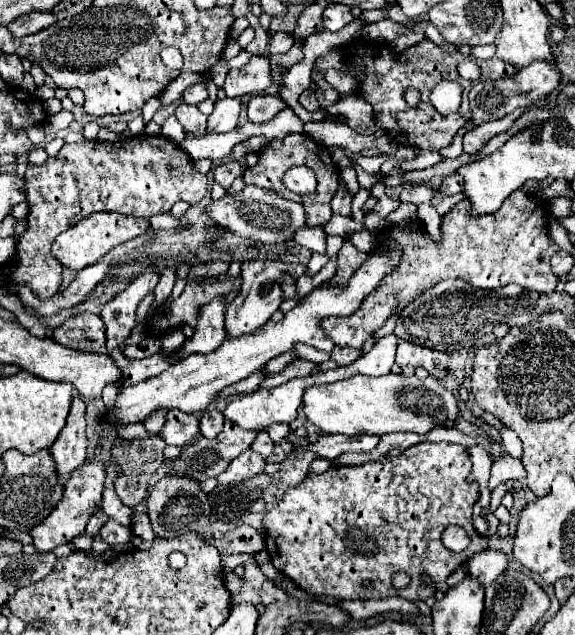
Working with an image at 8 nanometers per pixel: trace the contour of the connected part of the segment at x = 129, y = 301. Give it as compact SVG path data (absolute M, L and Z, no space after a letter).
M147 268L141 276L133 280L133 284L127 290L123 290L115 300L103 306L101 320L105 322L105 330L107 330L107 346L117 348L129 338L135 326L137 304L147 296L149 290L157 286L157 282L159 282L159 272Z

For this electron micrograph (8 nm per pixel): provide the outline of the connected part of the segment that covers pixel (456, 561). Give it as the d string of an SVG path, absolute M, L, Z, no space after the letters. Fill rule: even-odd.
M421 442L417 446L411 446L409 450L405 450L401 456L397 458L389 458L389 456L383 456L381 460L377 462L365 462L361 466L339 466L339 464L333 464L327 472L323 474L307 474L307 478L287 490L283 494L283 498L279 500L277 506L273 506L271 510L265 512L263 516L263 526L265 526L265 548L271 556L271 564L287 578L291 578L299 588L303 588L305 592L311 592L311 594L317 594L317 596L333 596L333 598L343 598L343 600L365 600L365 598L389 598L389 596L399 596L399 590L393 588L391 580L393 580L393 574L397 574L399 570L409 574L411 576L411 584L407 588L401 590L401 596L415 602L415 600L427 600L435 594L435 584L439 582L445 582L447 576L451 572L455 572L457 566L461 566L463 562L467 562L475 552L481 552L487 548L487 538L481 536L475 528L473 528L473 520L471 520L471 510L473 510L473 504L477 502L479 498L479 482L475 478L471 478L471 460L469 460L469 454L467 454L467 448L461 446L461 444L449 444L449 442L439 442L439 444L433 444L433 442ZM447 526L461 526L469 538L471 538L471 544L467 550L463 550L461 554L455 554L451 550L447 550L441 542L441 534ZM423 576L429 576L431 578L431 584L425 584L421 578ZM365 582L371 582L371 588L365 586Z

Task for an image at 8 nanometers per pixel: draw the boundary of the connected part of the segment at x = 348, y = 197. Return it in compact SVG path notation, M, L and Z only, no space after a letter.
M339 184L333 200L331 200L331 208L335 214L341 214L341 216L349 216L351 214L351 200L353 200L353 194L343 186Z

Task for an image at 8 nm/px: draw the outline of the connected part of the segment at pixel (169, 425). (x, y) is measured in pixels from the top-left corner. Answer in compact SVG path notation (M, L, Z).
M167 410L165 424L159 436L173 446L183 446L191 438L199 434L199 420L193 414L185 414L181 410Z

